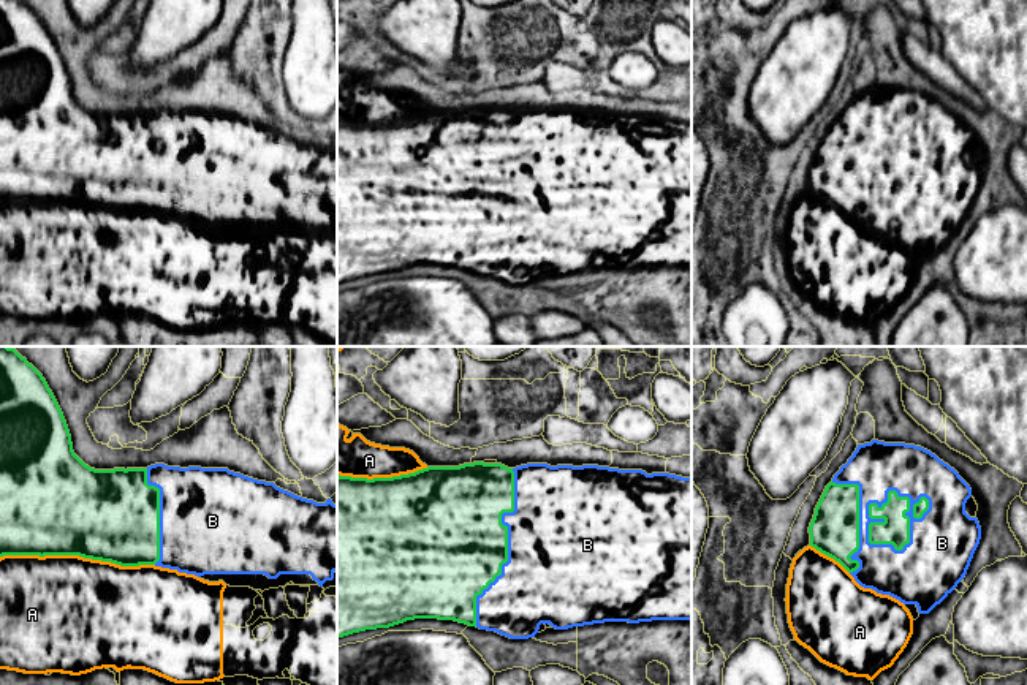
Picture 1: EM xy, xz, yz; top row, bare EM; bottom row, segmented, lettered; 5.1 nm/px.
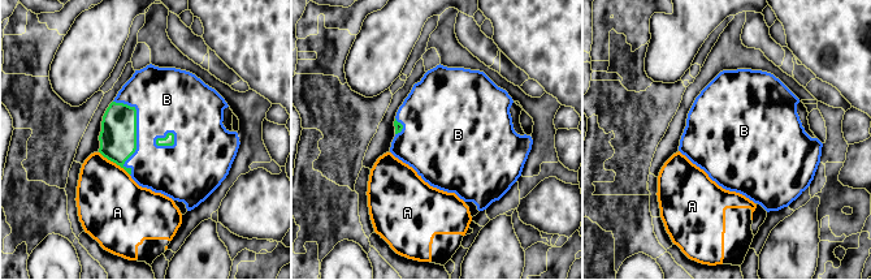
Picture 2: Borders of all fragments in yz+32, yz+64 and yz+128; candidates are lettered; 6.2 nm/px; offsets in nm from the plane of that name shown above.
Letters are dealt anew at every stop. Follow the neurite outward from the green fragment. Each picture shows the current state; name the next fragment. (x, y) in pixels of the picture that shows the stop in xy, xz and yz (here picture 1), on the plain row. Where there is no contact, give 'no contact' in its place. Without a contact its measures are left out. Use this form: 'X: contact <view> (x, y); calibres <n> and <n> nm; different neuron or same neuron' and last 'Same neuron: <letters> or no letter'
A: contact xy (78, 200); calibres 480 and 480 nm; different neuron
B: contact yz (909, 182); calibres 150 and 340 nm; same neuron
Same neuron: B

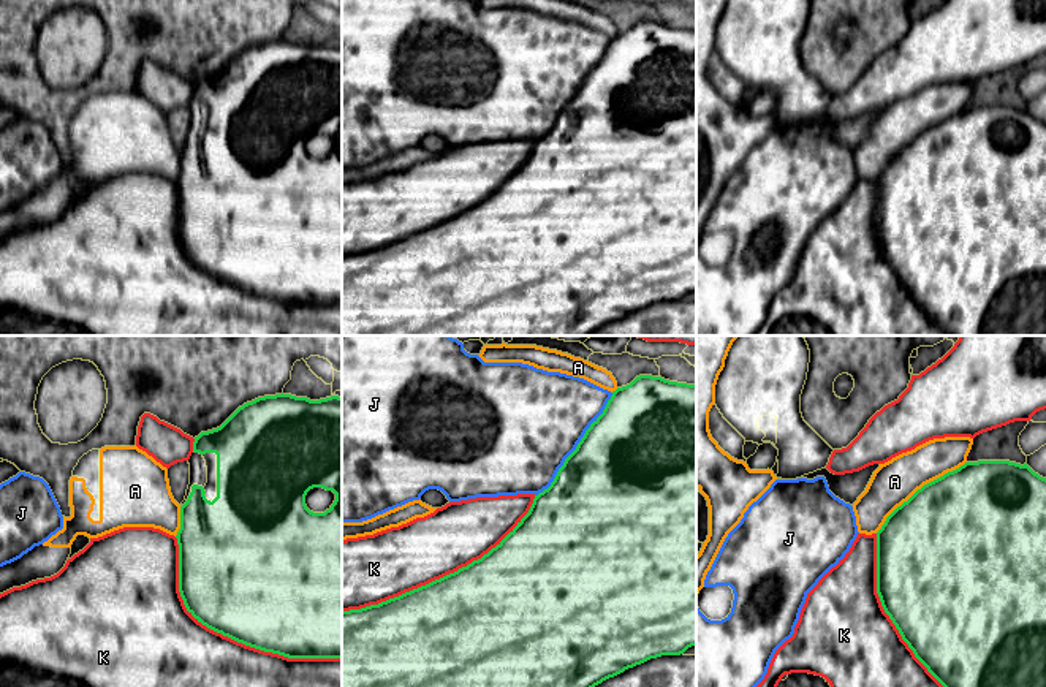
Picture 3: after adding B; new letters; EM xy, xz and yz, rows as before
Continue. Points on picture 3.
A: contact yz (918, 135); calibres 500 and 220 nm; different neuron
J: contact xz (576, 92); calibres 500 and 500 nm; different neuron
K: contact xy (228, 282); calibres 500 and 500 nm; different neuron
Same neuron: no letter

